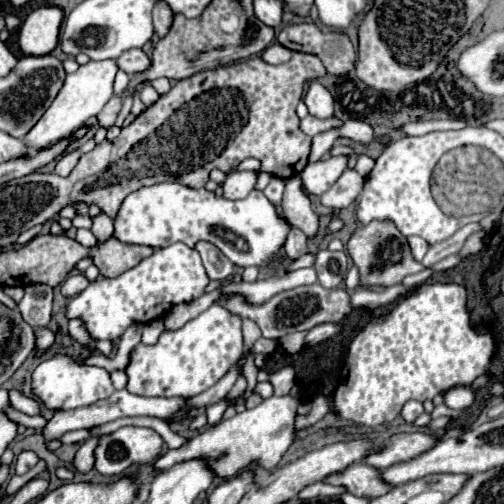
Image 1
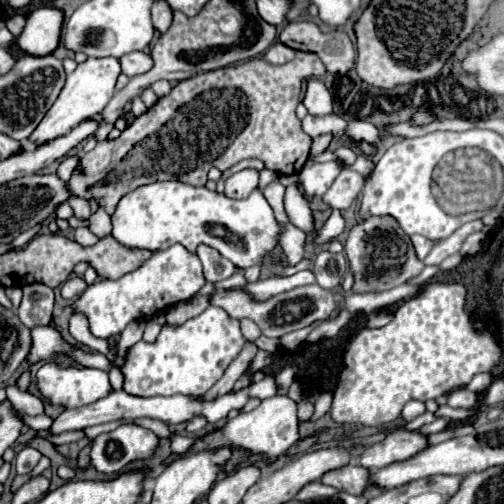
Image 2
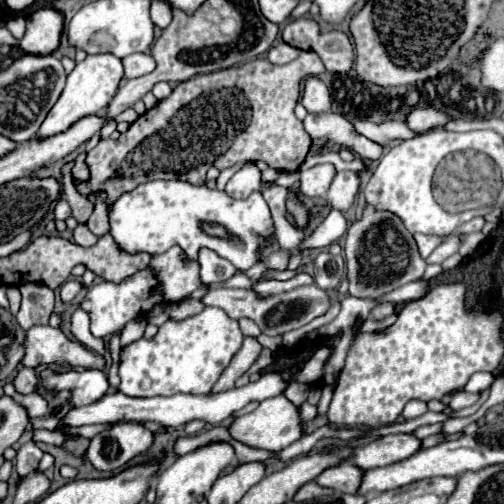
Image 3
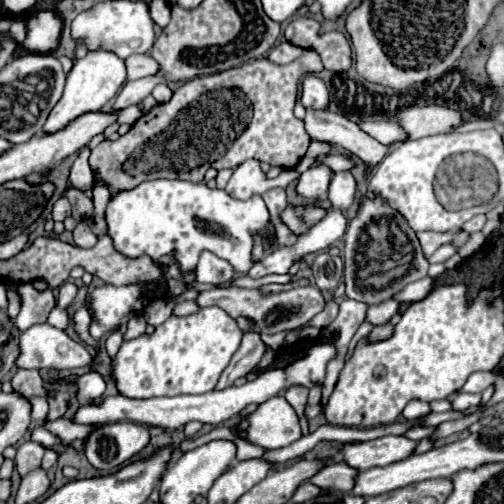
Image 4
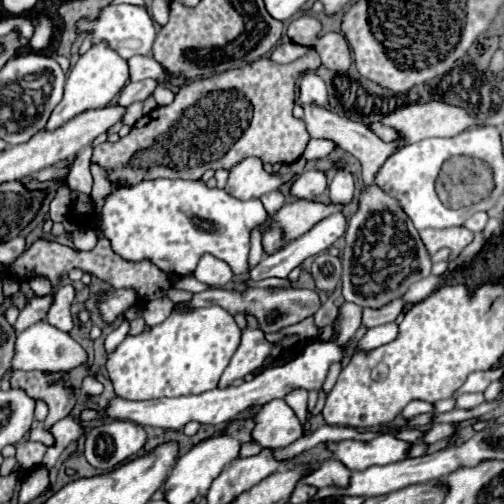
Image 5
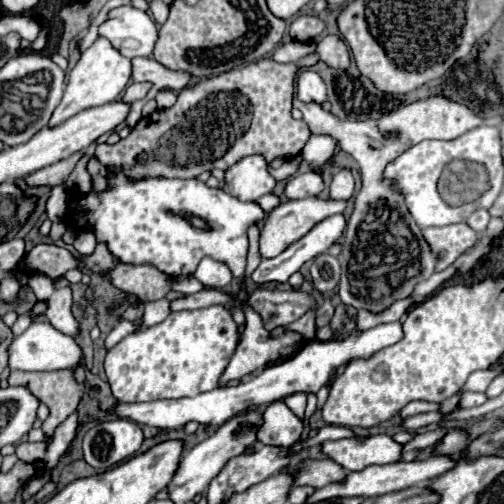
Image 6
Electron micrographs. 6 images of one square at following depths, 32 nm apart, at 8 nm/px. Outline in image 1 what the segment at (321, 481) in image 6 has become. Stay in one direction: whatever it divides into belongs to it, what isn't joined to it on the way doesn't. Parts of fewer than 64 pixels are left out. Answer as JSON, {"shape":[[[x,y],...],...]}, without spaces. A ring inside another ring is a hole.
{"shape":[[[362,462],[348,466],[344,472],[328,476],[326,482],[346,486],[354,496],[362,498],[378,498],[392,490],[390,484],[384,484],[384,480],[380,480],[380,470]]]}

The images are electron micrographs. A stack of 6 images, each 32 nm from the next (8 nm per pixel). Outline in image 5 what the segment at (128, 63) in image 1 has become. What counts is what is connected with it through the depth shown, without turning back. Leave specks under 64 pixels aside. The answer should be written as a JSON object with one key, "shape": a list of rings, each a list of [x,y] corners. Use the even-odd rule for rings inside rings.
{"shape":[[[132,56],[128,58],[128,68],[130,68],[130,80],[144,80],[144,78],[158,78],[164,82],[172,82],[174,86],[182,86],[186,80],[184,78],[174,78],[170,76],[152,56]]]}

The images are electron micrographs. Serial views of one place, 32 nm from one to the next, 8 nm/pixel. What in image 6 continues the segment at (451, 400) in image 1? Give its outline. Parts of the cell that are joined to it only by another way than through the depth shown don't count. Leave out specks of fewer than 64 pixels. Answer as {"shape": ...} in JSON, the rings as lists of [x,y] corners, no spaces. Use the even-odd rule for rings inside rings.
{"shape":[[[464,392],[460,396],[460,402],[458,402],[458,408],[472,408],[472,406],[480,406],[486,402],[486,396],[484,394],[476,394],[476,392]]]}

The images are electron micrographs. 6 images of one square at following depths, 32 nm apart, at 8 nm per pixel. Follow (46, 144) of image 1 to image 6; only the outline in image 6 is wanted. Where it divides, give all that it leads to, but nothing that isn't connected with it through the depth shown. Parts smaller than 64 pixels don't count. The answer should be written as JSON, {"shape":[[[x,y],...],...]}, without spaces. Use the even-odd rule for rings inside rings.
{"shape":[[[98,38],[78,60],[78,64],[74,66],[74,70],[68,76],[68,84],[64,90],[64,98],[62,102],[56,106],[48,126],[54,128],[58,124],[62,124],[64,120],[72,118],[74,114],[86,110],[86,108],[94,108],[94,106],[102,106],[108,102],[114,102],[122,96],[128,80],[130,80],[130,60],[124,58],[106,38]]]}

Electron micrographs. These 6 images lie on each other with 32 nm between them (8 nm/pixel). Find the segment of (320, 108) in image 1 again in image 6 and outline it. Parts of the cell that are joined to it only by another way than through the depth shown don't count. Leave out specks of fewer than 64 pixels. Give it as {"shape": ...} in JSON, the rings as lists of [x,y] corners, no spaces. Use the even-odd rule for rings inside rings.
{"shape":[[[302,70],[298,74],[298,100],[300,102],[326,102],[326,84],[314,70]]]}

